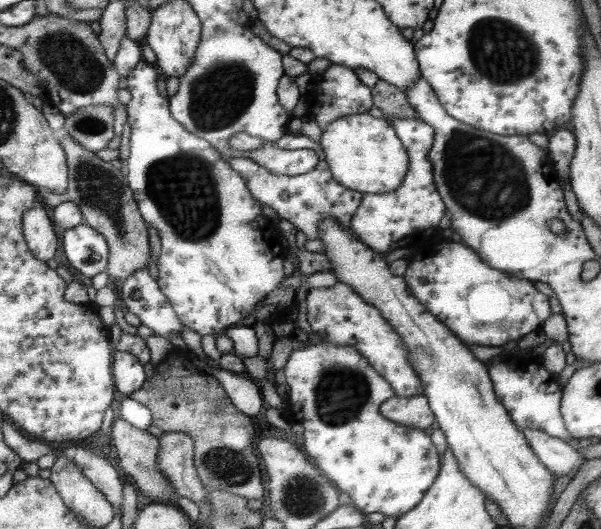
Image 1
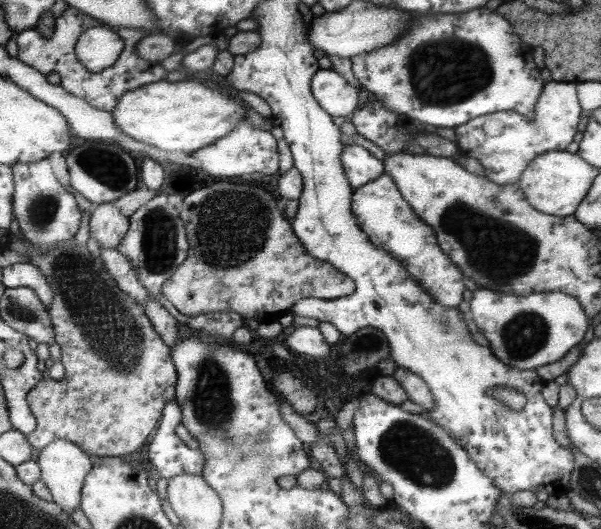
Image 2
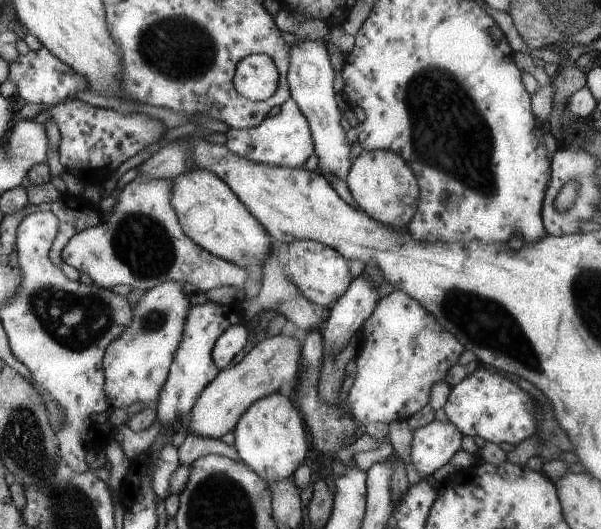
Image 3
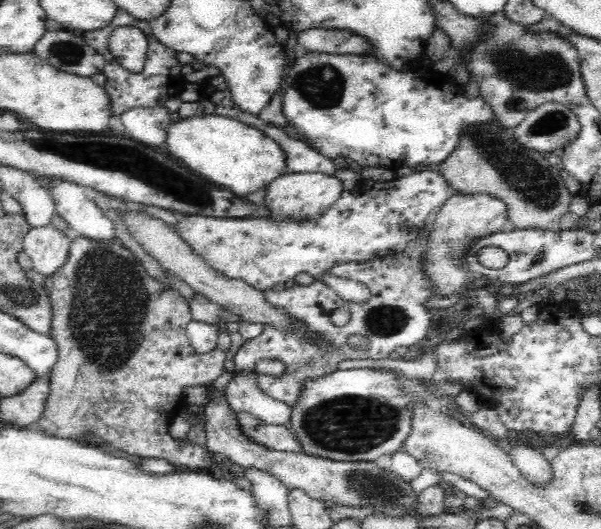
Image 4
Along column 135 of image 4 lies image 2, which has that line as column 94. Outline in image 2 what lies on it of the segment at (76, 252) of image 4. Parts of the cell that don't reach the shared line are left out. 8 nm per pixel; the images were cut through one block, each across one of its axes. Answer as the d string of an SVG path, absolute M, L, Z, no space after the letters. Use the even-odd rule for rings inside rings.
M13 236L9 250L17 256L25 256L29 264L39 266L41 272L53 284L53 302L51 318L57 330L57 344L61 346L61 362L67 366L63 380L47 378L37 388L29 392L29 404L33 414L39 418L39 428L29 436L29 442L41 452L57 440L71 440L81 446L87 454L99 458L137 458L137 454L147 444L149 436L159 430L159 420L165 416L169 402L177 400L179 368L173 360L173 348L157 334L157 328L145 314L143 306L129 294L123 292L107 270L103 258L95 258L87 246L79 246L77 238L71 238L63 244L57 244L49 250L35 248L25 242L25 236Z

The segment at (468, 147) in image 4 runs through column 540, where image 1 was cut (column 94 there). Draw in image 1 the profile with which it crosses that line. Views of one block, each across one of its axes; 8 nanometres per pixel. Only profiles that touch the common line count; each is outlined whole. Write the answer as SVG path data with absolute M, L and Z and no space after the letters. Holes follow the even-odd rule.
M71 134L63 140L63 146L69 156L69 192L65 194L67 200L73 200L85 222L101 232L111 248L111 262L109 274L113 278L129 280L133 274L151 266L153 260L153 246L151 246L151 232L149 224L141 216L135 192L129 186L129 176L125 168L115 168L109 162L101 160L89 148L83 148Z

